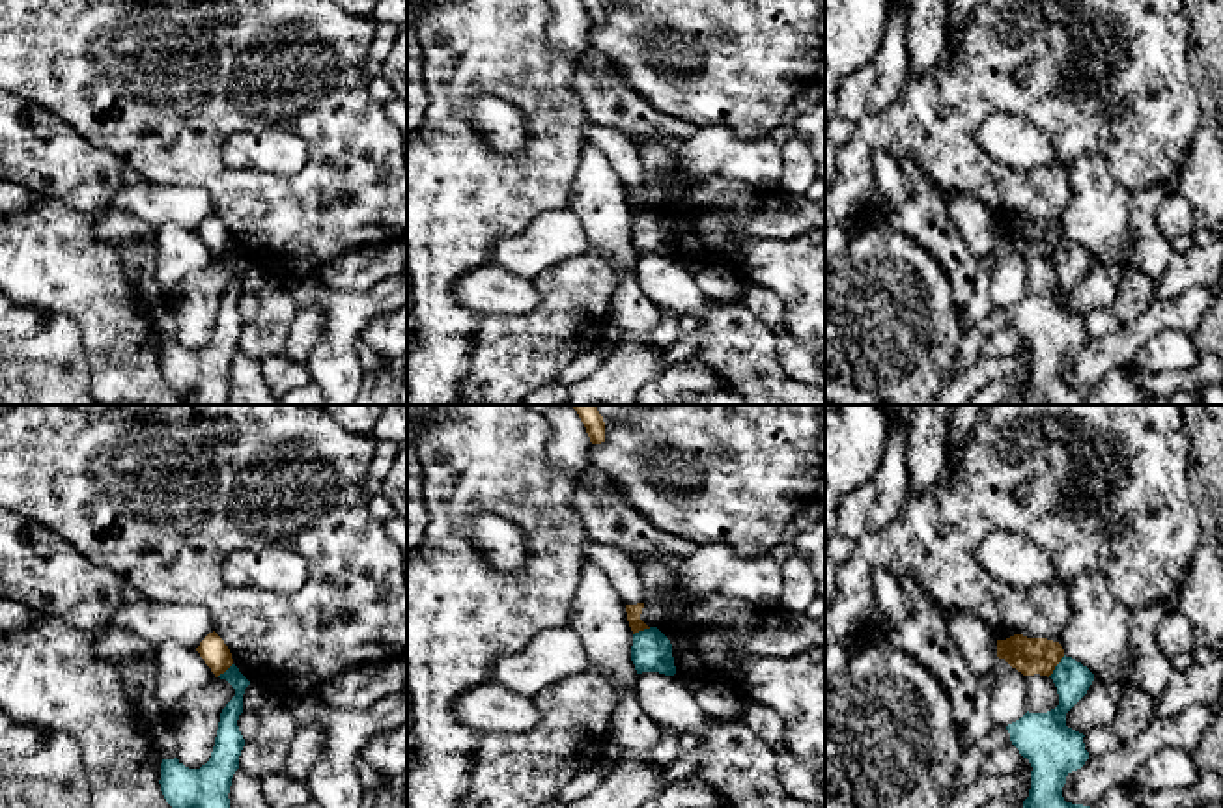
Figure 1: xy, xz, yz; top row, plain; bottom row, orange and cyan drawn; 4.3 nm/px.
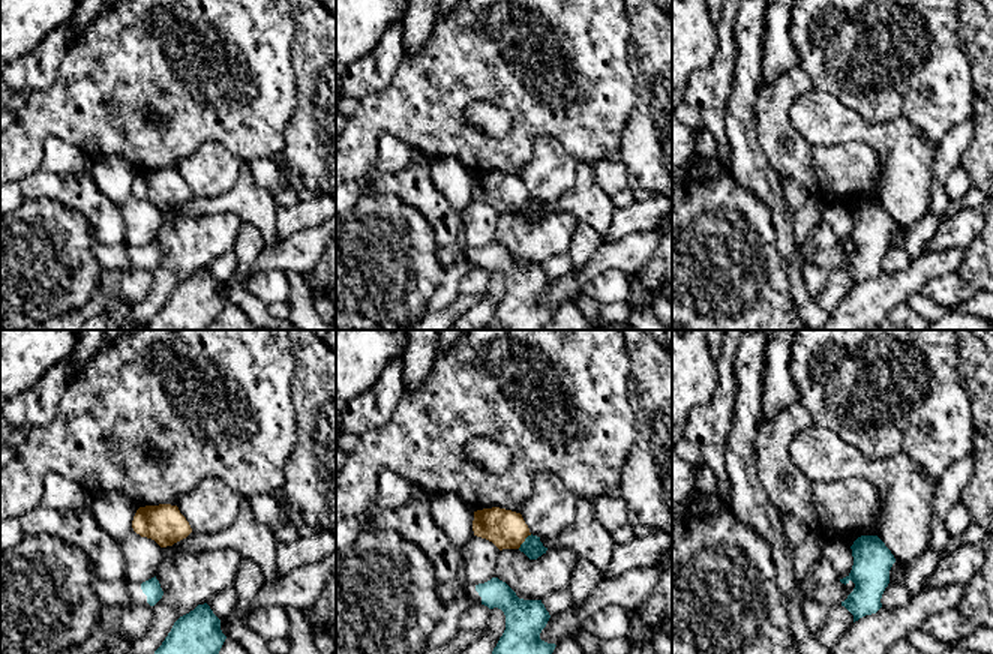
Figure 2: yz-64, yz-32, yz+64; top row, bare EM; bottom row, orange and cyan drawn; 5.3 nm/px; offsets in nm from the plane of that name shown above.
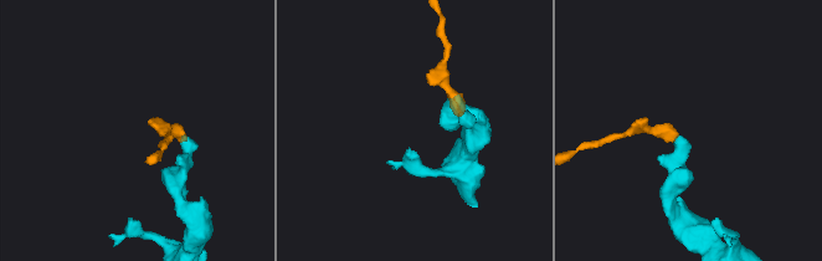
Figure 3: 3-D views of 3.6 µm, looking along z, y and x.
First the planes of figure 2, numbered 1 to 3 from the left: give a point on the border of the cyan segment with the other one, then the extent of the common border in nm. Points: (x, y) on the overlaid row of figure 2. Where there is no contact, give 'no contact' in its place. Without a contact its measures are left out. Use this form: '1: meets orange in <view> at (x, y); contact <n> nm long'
1: no contact
2: meets orange in yz-32 at (524, 540); contact 110 nm long
3: no contact

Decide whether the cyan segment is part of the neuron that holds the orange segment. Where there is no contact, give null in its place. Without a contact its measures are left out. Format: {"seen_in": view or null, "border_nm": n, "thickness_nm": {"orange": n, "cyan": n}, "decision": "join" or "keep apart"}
{"seen_in": "yz", "border_nm": 120, "thickness_nm": {"orange": 160, "cyan": 160}, "decision": "keep apart"}

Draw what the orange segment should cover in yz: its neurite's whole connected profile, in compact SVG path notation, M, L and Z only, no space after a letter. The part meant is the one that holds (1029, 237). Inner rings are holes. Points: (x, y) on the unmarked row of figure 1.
M1014 216L1006 222L997 222L997 239L1023 258L1040 256L1049 259L1064 239L1064 231L1059 224L1047 220Z

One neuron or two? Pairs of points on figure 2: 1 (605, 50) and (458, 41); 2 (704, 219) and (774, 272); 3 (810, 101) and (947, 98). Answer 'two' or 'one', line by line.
1: one
2: one
3: two

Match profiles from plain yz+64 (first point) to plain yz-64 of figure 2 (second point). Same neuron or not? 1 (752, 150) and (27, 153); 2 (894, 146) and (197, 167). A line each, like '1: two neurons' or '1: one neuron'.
1: two neurons
2: one neuron

